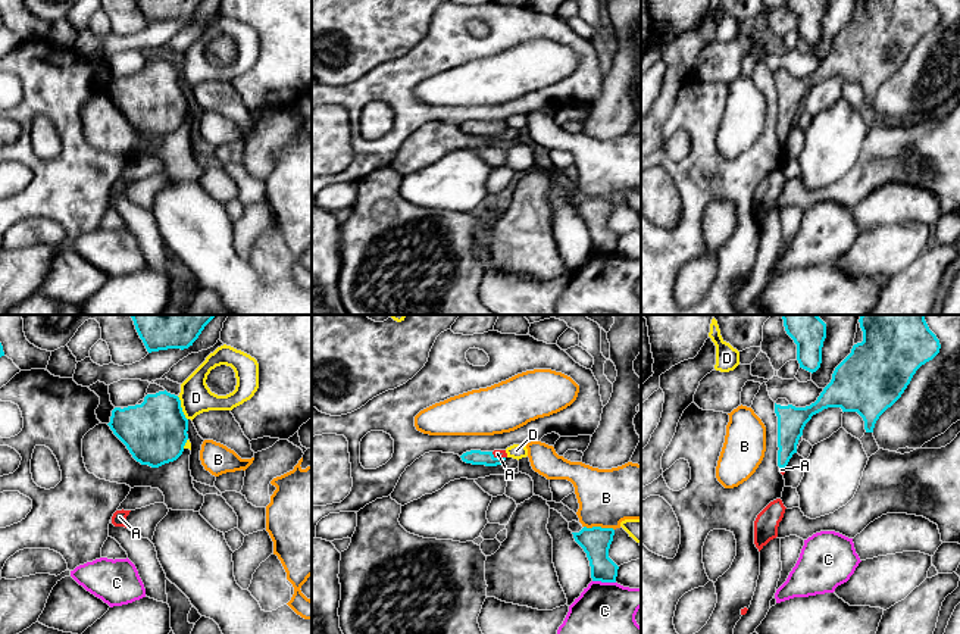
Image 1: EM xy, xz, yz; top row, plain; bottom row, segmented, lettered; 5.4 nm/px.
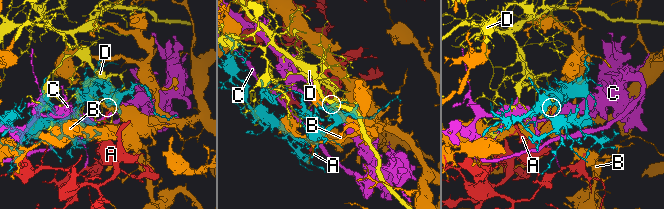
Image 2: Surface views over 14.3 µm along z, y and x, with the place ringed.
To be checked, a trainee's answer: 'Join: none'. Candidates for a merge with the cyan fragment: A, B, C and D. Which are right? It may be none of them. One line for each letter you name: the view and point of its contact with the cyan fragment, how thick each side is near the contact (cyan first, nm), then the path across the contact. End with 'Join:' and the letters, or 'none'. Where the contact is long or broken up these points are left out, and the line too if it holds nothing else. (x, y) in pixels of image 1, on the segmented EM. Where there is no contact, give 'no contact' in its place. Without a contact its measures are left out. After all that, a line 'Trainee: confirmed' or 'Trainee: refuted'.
A: contact xz (499, 458); calibres 80 and 50 nm; way xz (474, 456), (499, 458), (497, 453)
Join: A
Trainee: refuted

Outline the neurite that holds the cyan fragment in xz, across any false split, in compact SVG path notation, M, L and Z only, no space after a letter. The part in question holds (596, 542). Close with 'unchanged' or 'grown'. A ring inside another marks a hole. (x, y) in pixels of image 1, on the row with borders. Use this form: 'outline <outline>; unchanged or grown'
outline M584 527L579 533L572 533L575 541L584 549L591 566L592 581L616 583L619 566L609 558L615 530Z; unchanged

